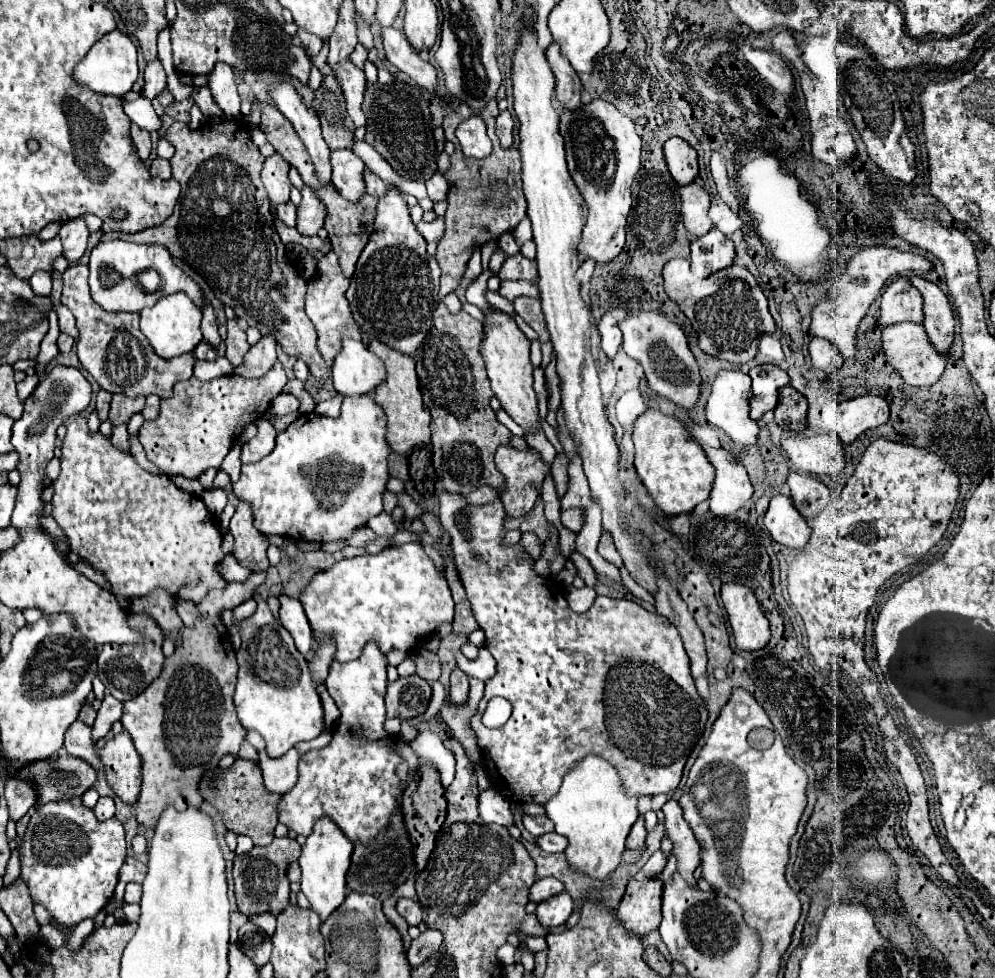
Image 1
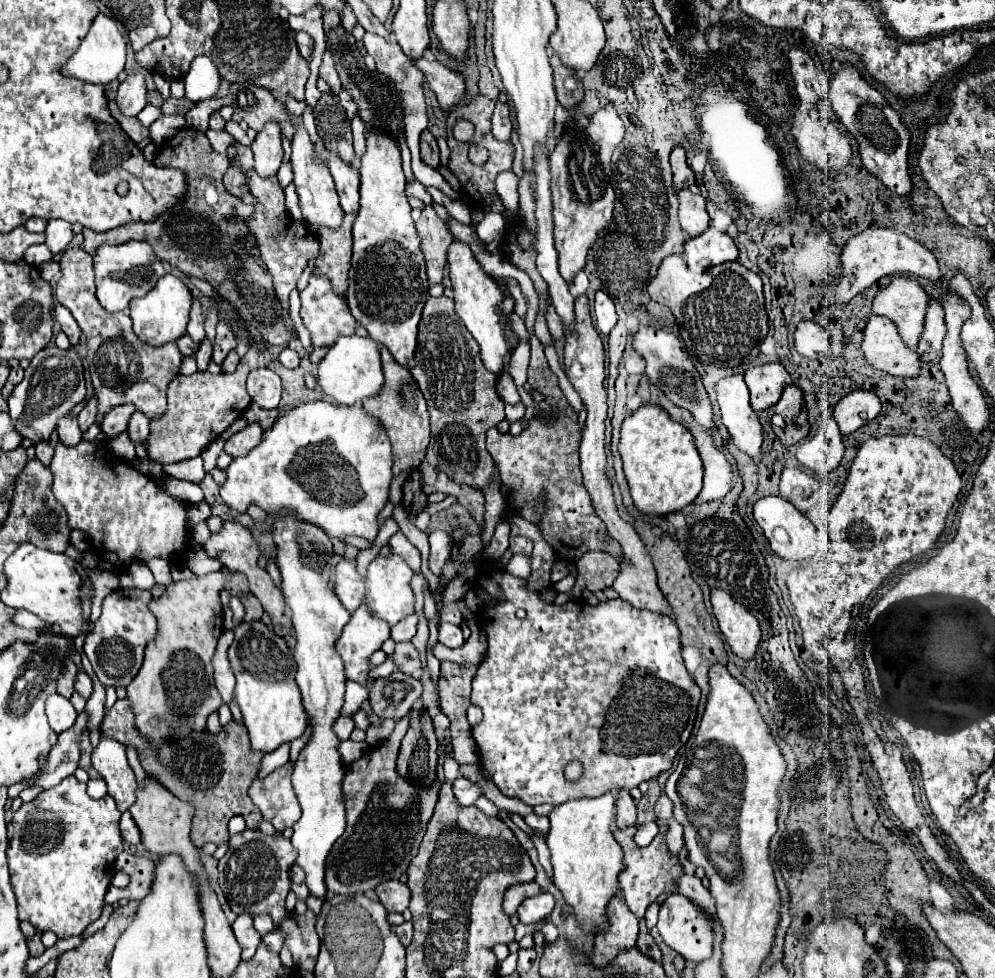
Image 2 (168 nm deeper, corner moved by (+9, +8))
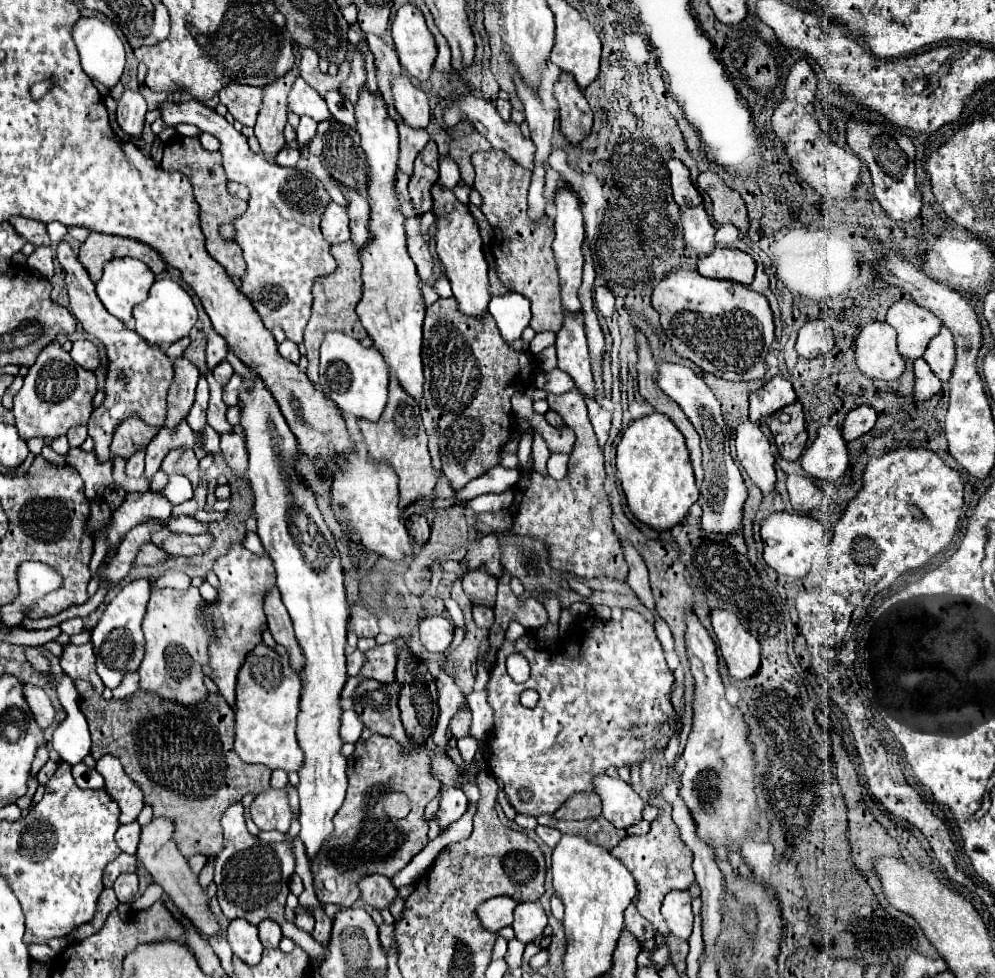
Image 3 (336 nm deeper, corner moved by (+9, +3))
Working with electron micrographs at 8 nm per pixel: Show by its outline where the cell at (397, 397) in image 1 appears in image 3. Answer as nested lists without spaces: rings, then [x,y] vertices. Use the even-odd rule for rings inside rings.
[[[390,373],[390,385],[388,385],[388,405],[380,417],[380,421],[358,421],[360,431],[364,435],[366,447],[370,457],[378,461],[388,461],[396,475],[400,477],[398,483],[399,503],[398,507],[404,509],[410,503],[414,503],[418,497],[428,497],[436,485],[436,471],[432,469],[432,459],[428,455],[428,435],[422,425],[420,405],[400,389],[400,383],[396,381],[396,375]]]

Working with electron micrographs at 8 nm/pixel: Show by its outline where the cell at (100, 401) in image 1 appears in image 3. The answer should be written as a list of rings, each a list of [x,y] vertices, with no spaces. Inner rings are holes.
[[[78,425],[78,427],[72,427],[68,433],[66,433],[68,441],[70,441],[70,447],[80,447],[84,443],[84,439],[88,437],[88,425]]]

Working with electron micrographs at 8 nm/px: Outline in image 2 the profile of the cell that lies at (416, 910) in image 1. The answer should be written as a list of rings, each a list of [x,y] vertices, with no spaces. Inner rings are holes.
[[[386,880],[376,886],[378,900],[386,908],[386,912],[404,912],[410,902],[410,890],[400,880]]]

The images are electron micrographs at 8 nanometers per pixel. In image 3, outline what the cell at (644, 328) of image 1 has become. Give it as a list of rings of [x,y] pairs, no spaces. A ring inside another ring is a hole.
[[[658,359],[658,387],[672,397],[680,409],[686,413],[694,429],[698,431],[702,439],[702,467],[706,473],[704,485],[702,485],[702,497],[706,499],[704,513],[702,513],[702,529],[704,531],[716,531],[716,533],[734,533],[736,529],[742,527],[742,505],[746,501],[746,485],[742,481],[740,469],[734,465],[730,457],[730,433],[722,421],[720,413],[720,403],[710,391],[710,387],[704,383],[702,377],[698,377],[692,369]]]

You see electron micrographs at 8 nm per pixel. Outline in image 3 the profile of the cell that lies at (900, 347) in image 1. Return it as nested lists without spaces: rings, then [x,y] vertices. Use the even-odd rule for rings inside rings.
[[[868,323],[856,339],[856,363],[866,377],[896,381],[904,369],[904,357],[896,351],[896,331],[888,323]]]

